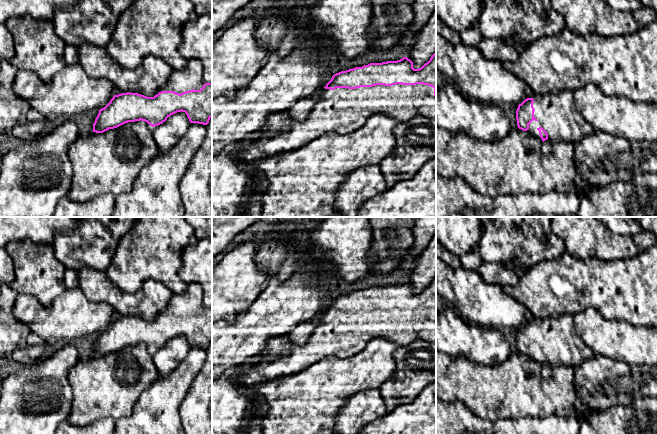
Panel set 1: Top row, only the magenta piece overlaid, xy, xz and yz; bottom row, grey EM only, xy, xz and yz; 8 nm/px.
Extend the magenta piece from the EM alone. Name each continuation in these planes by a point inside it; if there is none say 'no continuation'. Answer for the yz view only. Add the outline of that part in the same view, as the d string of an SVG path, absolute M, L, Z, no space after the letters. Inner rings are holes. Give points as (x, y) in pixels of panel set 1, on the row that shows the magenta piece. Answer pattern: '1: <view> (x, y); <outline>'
1: yz (557, 114); M567 89L558 94L544 96L533 94L531 98L534 99L534 117L537 120L533 120L529 124L529 129L526 132L540 141L542 141L542 139L537 129L542 127L547 132L548 139L544 141L542 147L543 153L549 153L552 144L556 141L576 143L585 136L598 132L598 130L584 120L583 116L578 111L574 101L574 91Z

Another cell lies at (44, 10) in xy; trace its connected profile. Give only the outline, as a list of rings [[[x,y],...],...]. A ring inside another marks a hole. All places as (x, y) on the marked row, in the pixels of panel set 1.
[[[0,0],[0,23],[23,15],[51,21],[58,8],[71,7],[77,2],[78,0]]]

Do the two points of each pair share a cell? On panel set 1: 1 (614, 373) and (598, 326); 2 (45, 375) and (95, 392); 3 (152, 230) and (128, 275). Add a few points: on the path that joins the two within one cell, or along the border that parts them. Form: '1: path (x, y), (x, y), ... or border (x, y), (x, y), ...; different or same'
1: border (598, 354), (632, 364); different
2: border (79, 361), (69, 372), (72, 392), (70, 407); different
3: path (152, 241), (152, 244), (132, 264); same

